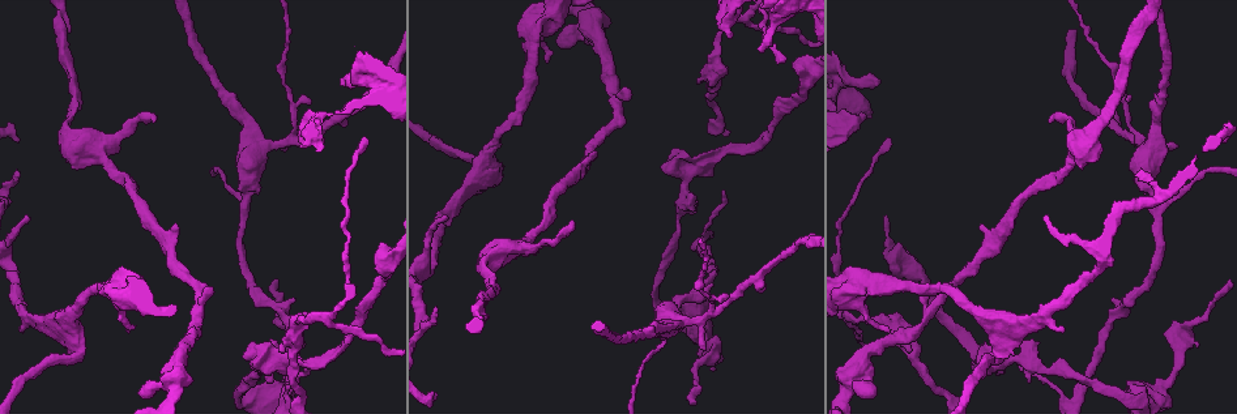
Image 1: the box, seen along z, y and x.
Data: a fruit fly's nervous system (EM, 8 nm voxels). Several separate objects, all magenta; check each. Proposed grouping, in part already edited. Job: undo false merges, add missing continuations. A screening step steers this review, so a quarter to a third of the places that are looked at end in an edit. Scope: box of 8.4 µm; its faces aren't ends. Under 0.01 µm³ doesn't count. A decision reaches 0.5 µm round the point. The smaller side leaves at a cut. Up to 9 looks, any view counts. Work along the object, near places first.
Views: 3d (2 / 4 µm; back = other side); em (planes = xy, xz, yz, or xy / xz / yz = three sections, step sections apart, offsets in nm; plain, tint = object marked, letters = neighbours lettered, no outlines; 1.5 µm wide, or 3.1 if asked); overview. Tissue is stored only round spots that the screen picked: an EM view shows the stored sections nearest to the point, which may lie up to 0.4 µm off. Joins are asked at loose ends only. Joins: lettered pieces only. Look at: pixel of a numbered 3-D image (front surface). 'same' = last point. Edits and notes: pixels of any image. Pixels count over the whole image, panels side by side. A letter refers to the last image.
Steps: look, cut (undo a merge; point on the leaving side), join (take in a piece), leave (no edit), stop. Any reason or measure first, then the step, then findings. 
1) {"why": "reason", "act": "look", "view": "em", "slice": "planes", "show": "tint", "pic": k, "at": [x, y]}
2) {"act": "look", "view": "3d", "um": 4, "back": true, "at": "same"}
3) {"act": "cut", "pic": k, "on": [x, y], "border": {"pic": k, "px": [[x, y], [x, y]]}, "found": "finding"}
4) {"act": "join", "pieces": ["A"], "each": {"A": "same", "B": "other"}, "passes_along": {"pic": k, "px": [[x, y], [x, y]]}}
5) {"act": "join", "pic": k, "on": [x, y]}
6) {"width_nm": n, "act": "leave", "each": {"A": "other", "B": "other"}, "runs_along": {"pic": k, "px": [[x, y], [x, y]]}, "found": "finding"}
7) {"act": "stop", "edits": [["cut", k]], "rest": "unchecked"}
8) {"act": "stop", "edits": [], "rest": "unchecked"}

{"why": "arms part here", "act": "look", "view": "3d", "um": 4, "pic": 1, "at": [849, 319]}

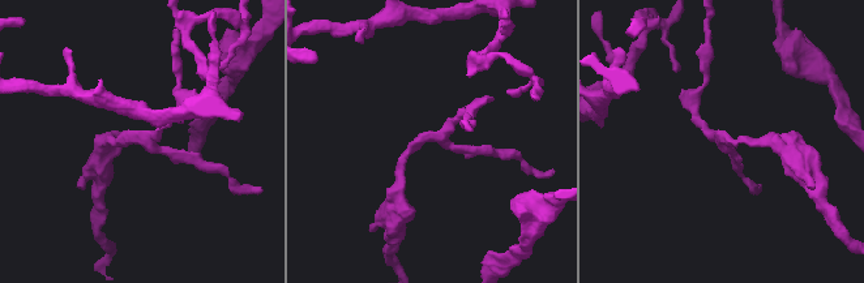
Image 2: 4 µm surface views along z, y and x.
{"arms": 3, "why": "now the EM", "act": "look", "view": "em", "slice": "planes", "show": "plain", "pic": 2, "at": [144, 138]}

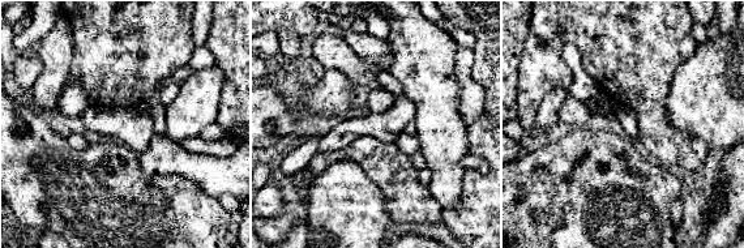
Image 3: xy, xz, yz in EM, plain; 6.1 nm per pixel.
{"act": "look", "view": "em", "slice": "planes", "show": "letters", "at": "same"}

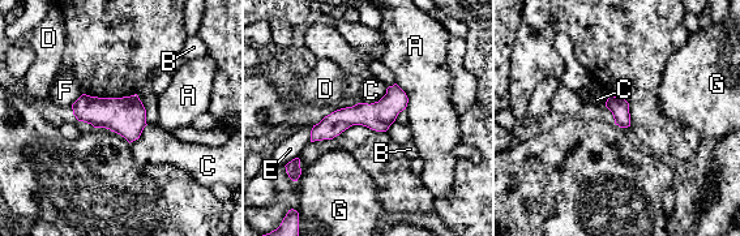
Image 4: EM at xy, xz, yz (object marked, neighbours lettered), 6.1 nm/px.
{"act": "leave", "each": {"A": "other", "B": "other", "C": "other", "D": "other", "E": "other", "F": "other", "G": "other"}, "found": "continuous, no second cell"}

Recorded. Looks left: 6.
{"why": "sharp bend", "act": "look", "view": "em", "slice": "xz", "step": 8, "show": "tint", "pic": 1, "at": [715, 354]}

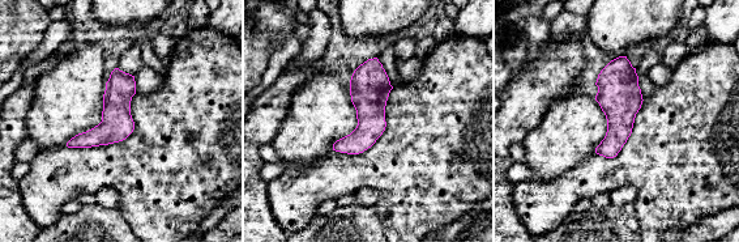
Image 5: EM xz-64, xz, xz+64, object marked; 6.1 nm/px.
{"act": "look", "view": "em", "slice": "planes", "show": "tint", "at": "same"}

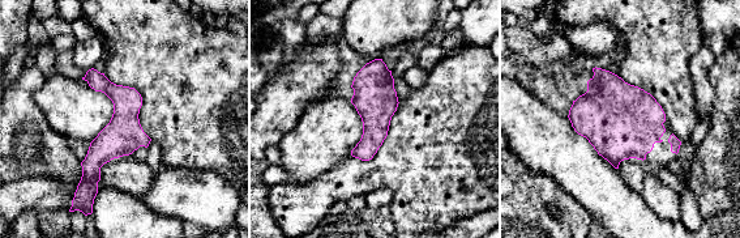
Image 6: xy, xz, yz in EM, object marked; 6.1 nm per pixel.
{"act": "look", "view": "em", "slice": "planes", "show": "letters", "at": "same"}

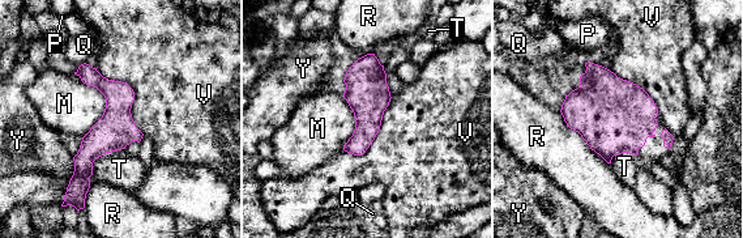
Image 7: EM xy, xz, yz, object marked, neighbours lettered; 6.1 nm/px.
{"act": "leave", "each": {"M": "other", "P": "other", "Q": "other", "R": "other", "T": "other", "V": "other", "Y": "other"}, "border": {"pic": 7, "px": [[73, 73], [105, 98], [82, 137]]}, "found": "continuous, no second cell"}

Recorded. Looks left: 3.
{"why": "thin neck", "act": "look", "view": "em", "slice": "yz", "step": 8, "show": "tint", "pic": 1, "at": [675, 218]}

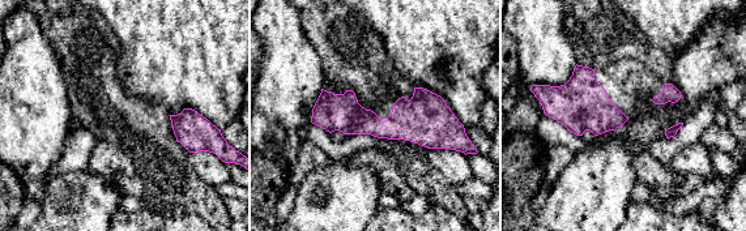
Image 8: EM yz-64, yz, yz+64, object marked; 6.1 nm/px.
{"why": "another direction", "act": "look", "view": "em", "slice": "planes", "show": "tint", "at": "same"}

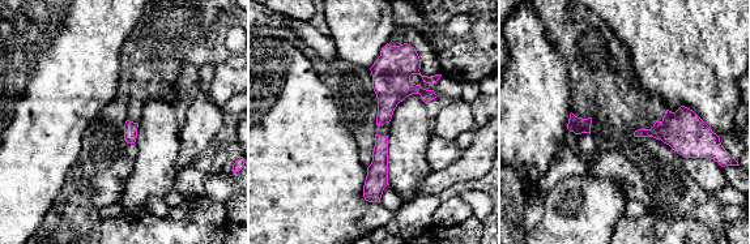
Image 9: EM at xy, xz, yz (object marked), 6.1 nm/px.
{"why": "see the neighbours", "act": "look", "view": "em", "slice": "planes", "show": "letters", "at": "same"}

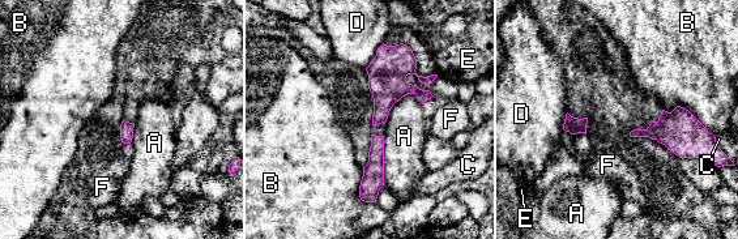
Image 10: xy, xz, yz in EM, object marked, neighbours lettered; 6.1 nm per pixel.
{"act": "leave", "each": {"A": "other", "B": "other", "C": "other", "D": "other", "E": "other", "F": "other"}, "border": {"pic": 10, "px": [[417, 95], [402, 95], [384, 122]]}, "found": "one cell here"}

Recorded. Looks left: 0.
{"act": "stop", "edits": [], "rest": "unchecked"}

